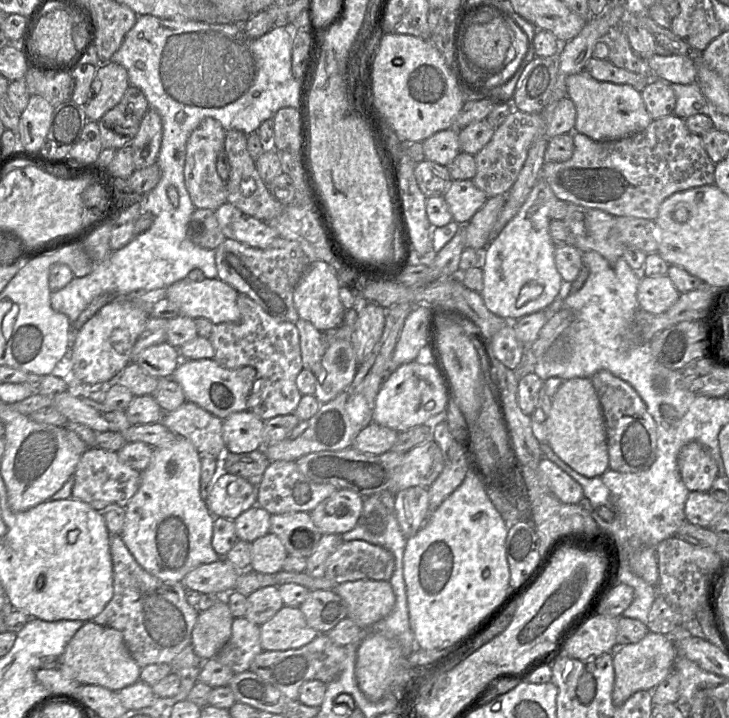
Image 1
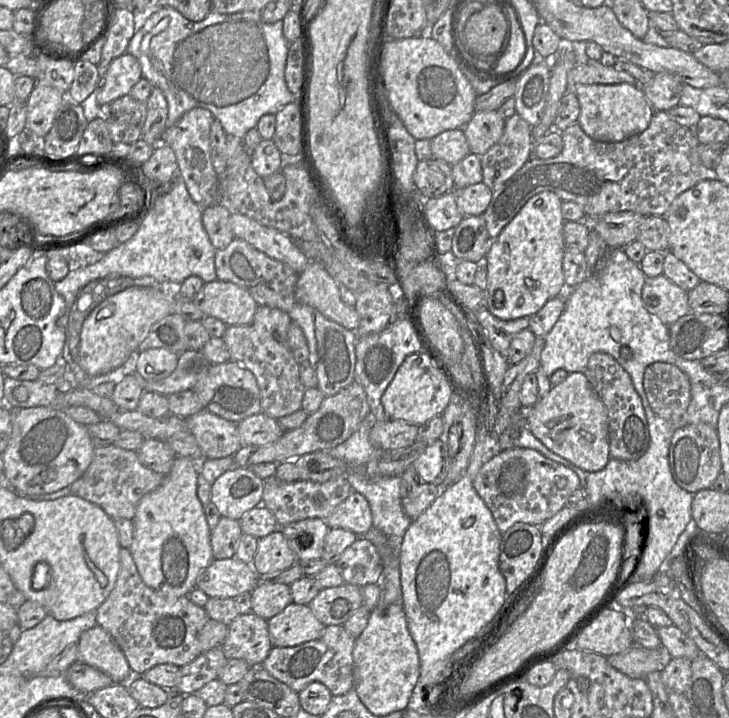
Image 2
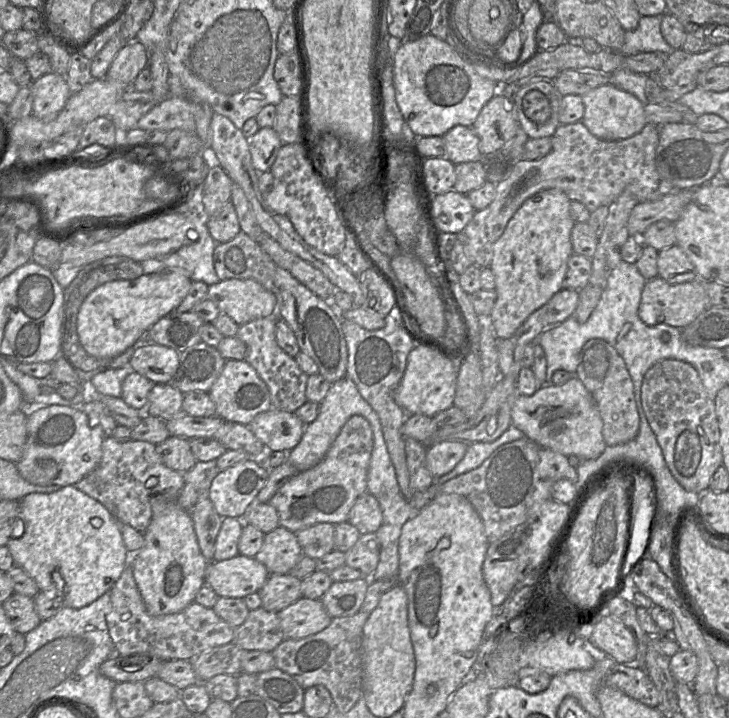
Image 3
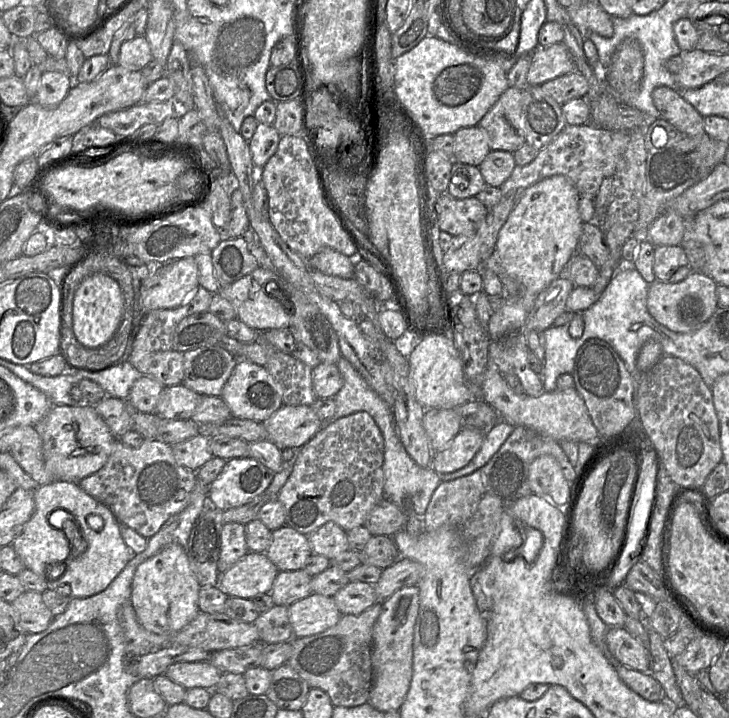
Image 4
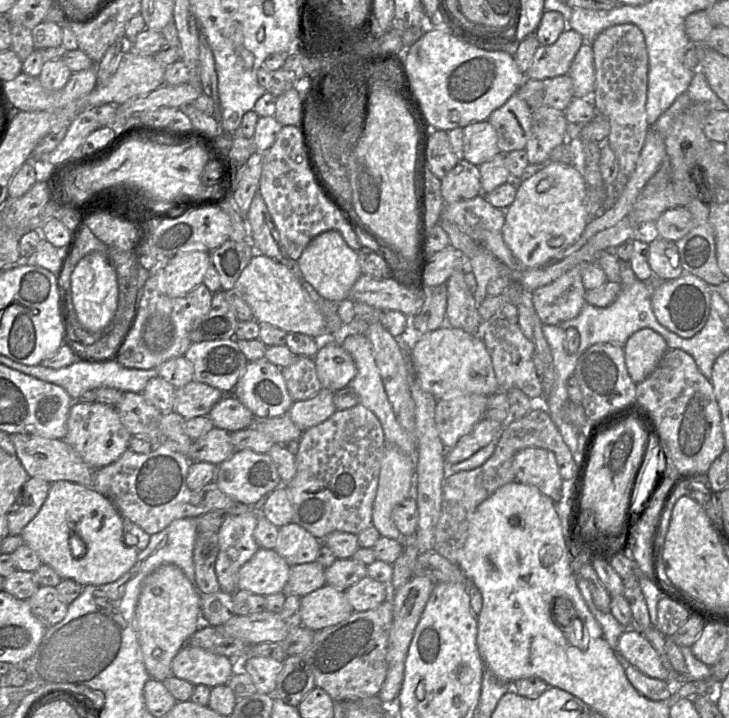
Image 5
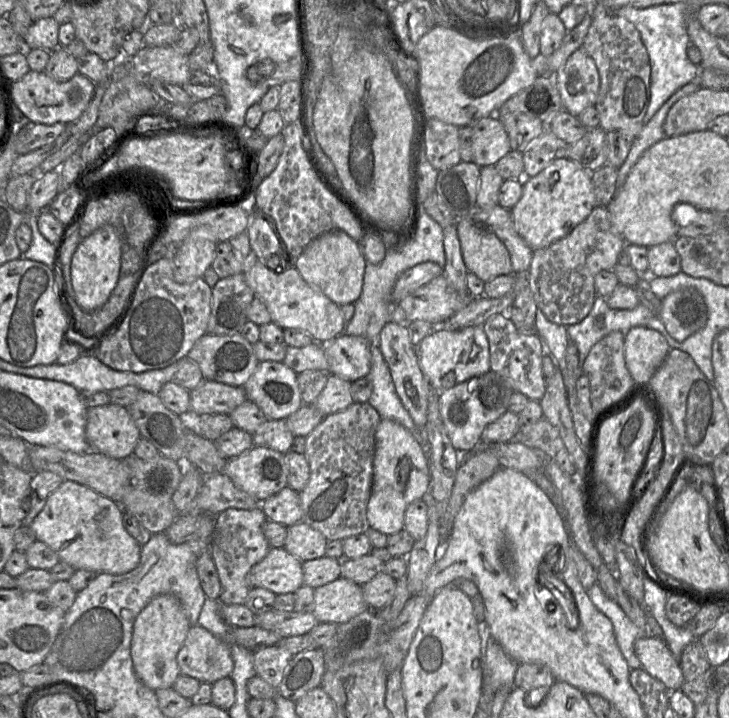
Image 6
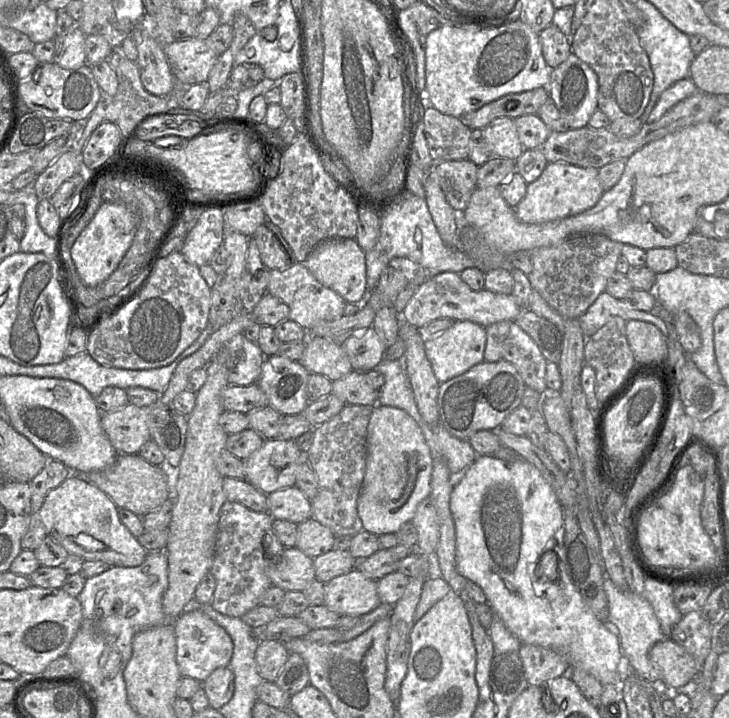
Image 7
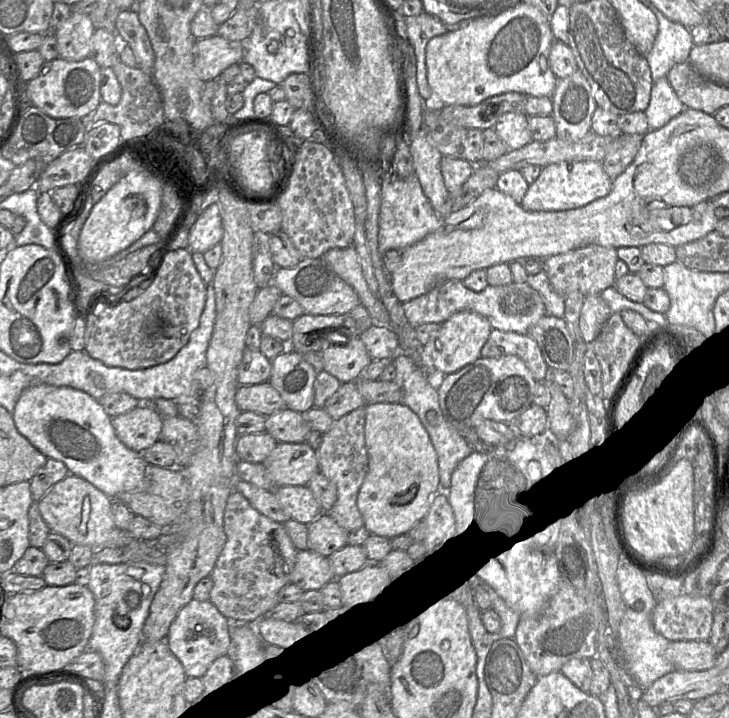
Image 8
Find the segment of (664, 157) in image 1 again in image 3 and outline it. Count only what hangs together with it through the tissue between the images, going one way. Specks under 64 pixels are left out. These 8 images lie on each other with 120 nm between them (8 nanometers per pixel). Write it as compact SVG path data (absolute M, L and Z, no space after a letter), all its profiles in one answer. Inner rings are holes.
M580 121L575 122L572 124L564 124L559 125L554 134L552 135L552 149L550 153L548 153L546 156L538 159L538 160L527 160L527 159L521 159L517 163L515 163L511 169L508 175L500 180L498 183L496 183L496 193L495 197L492 200L492 202L485 207L484 209L475 211L472 219L468 222L468 224L463 228L462 232L466 237L468 238L468 243L465 245L465 253L468 256L468 258L471 260L472 265L477 265L480 268L486 268L490 265L492 257L493 257L493 245L496 242L496 240L502 235L507 223L512 218L514 213L519 209L519 207L523 204L523 202L531 197L532 195L536 194L537 192L541 190L547 190L547 189L558 189L565 193L567 197L570 200L573 201L579 201L581 202L590 213L595 211L600 206L609 206L624 190L628 190L631 193L635 195L639 203L641 202L647 202L647 201L655 201L667 194L675 193L677 190L682 190L675 188L670 182L662 179L662 177L659 175L656 165L655 165L655 153L656 148L659 142L659 127L661 125L655 125L651 123L647 123L644 128L637 134L633 135L632 137L623 139L623 140L602 140L594 135L592 135L587 127Z

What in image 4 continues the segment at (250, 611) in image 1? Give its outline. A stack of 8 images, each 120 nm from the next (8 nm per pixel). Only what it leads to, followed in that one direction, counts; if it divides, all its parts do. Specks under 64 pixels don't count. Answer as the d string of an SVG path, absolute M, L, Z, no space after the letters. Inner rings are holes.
M303 569L279 571L269 592L274 604L289 606L312 594L311 579Z

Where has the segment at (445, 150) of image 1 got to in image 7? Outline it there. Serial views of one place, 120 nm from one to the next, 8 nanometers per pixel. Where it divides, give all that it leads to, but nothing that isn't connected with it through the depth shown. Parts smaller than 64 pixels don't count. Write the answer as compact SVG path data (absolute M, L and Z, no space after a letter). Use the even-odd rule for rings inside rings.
M499 117L482 128L483 137L492 156L516 161L524 152L514 119Z

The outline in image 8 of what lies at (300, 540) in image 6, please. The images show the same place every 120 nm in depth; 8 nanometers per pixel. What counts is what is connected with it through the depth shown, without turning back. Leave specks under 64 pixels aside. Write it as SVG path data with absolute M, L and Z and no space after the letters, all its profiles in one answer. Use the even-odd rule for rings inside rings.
M323 512L308 527L308 549L328 557L347 544L349 531L342 528L326 512Z

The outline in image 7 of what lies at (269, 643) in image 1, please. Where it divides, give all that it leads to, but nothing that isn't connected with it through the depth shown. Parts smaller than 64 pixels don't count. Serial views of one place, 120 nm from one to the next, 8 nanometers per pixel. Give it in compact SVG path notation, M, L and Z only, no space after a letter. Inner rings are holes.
M358 569L337 576L325 584L324 604L340 616L363 616L381 604L377 580Z

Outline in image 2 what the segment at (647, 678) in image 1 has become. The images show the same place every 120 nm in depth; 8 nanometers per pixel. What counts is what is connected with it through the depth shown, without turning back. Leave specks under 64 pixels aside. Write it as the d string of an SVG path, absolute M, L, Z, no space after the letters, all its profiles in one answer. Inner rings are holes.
M632 645L630 648L622 653L613 654L607 657L608 663L618 671L631 678L642 678L645 679L645 681L646 676L650 672L661 672L671 659L672 657L663 646L659 646L655 649L646 649L639 645Z

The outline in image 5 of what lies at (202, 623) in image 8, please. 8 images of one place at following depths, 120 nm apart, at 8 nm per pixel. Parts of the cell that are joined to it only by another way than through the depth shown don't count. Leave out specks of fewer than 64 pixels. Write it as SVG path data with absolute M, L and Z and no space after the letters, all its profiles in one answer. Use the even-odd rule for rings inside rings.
M185 644L172 661L173 676L210 688L227 684L236 669L235 659L190 644Z

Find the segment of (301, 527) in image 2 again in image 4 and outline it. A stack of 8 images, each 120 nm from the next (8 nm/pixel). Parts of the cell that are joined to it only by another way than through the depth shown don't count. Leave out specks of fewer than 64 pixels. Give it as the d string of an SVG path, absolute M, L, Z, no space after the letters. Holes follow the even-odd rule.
M327 522L308 536L312 553L329 560L350 549L347 532L334 522Z

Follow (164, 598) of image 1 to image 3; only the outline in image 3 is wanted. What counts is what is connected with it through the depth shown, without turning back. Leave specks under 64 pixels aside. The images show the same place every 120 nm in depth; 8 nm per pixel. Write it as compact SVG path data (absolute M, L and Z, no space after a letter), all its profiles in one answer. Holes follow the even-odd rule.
M128 564L110 589L110 605L106 613L109 635L115 653L122 657L147 654L162 661L189 660L205 650L233 642L234 628L221 619L212 608L196 602L173 614L154 616L147 612L135 579Z

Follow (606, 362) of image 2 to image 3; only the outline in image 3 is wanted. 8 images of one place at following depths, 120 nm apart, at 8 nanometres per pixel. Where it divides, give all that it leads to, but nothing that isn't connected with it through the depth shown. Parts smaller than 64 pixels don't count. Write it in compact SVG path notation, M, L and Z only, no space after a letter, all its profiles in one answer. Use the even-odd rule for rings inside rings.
M590 339L582 347L575 375L592 395L603 421L602 434L607 446L626 443L639 431L640 418L634 385L623 358L605 340Z

